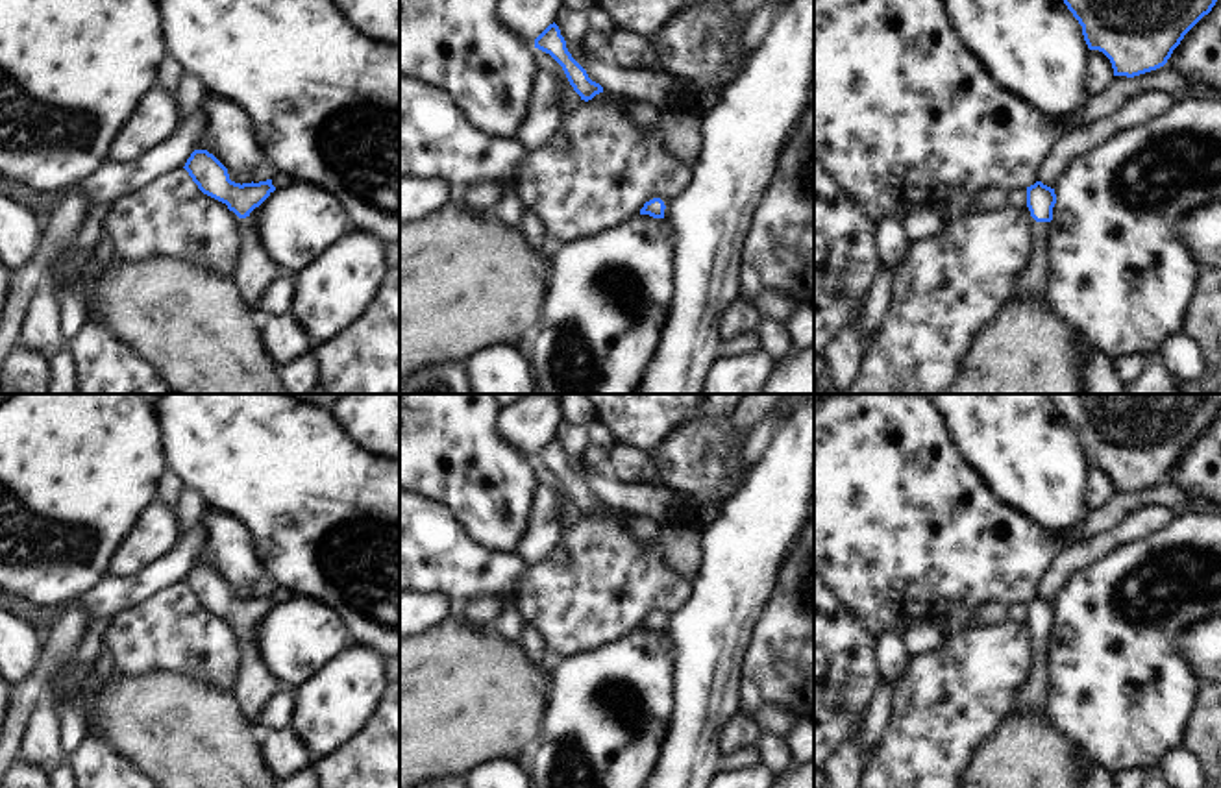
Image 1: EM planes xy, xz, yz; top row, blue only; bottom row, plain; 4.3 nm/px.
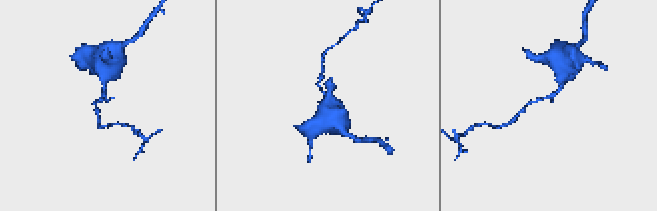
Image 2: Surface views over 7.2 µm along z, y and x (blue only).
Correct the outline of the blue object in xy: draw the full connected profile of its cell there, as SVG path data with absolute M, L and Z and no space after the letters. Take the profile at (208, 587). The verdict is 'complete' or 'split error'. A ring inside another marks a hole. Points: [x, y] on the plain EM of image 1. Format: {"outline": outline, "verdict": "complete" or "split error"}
{"outline": "M194 564L183 583L204 609L226 618L239 631L242 662L231 692L240 714L257 734L266 731L259 721L261 707L281 688L252 644L250 627L276 605L272 594L235 597L229 594L228 583L207 564Z", "verdict": "split error"}

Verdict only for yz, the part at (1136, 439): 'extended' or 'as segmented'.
as segmented

